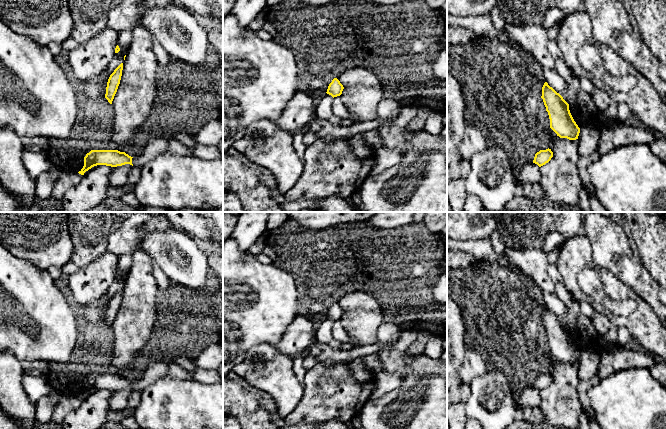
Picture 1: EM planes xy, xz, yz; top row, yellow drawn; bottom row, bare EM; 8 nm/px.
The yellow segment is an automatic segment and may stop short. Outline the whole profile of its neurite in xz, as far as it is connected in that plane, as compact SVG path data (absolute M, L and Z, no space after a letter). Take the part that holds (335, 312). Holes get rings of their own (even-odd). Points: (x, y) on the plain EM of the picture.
M334 302L332 306L329 308L327 313L327 318L331 319L333 322L340 320L342 318L344 311L340 307L340 305L337 302Z

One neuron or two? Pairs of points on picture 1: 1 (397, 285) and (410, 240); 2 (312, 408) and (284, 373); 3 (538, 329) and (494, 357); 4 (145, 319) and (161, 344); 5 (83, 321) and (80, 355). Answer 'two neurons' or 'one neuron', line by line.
1: one neuron
2: two neurons
3: one neuron
4: two neurons
5: one neuron

